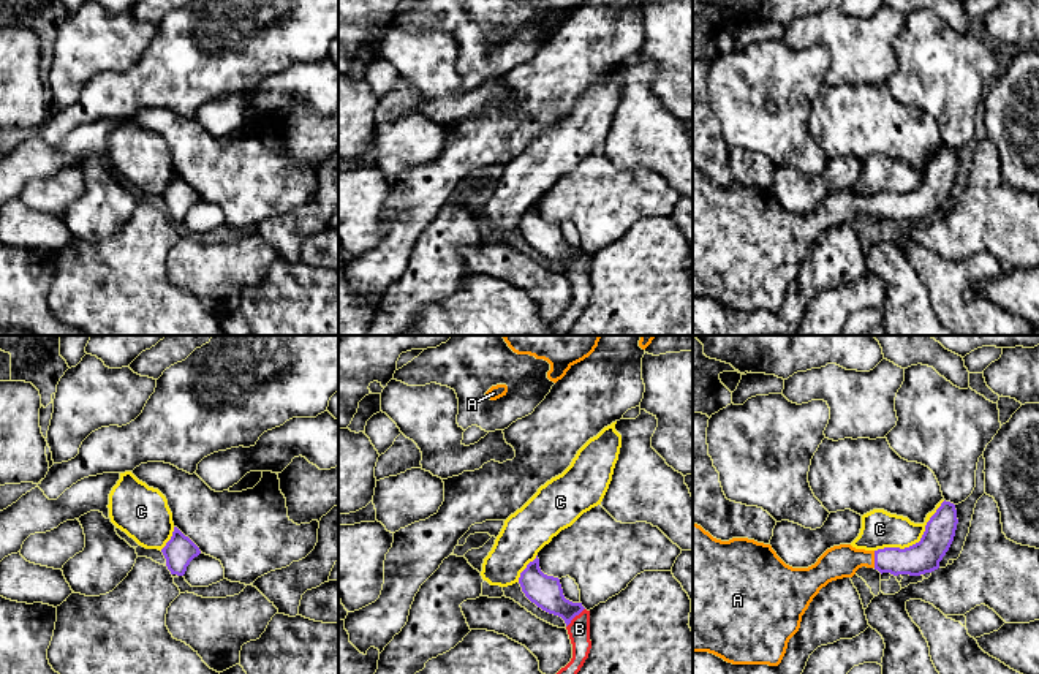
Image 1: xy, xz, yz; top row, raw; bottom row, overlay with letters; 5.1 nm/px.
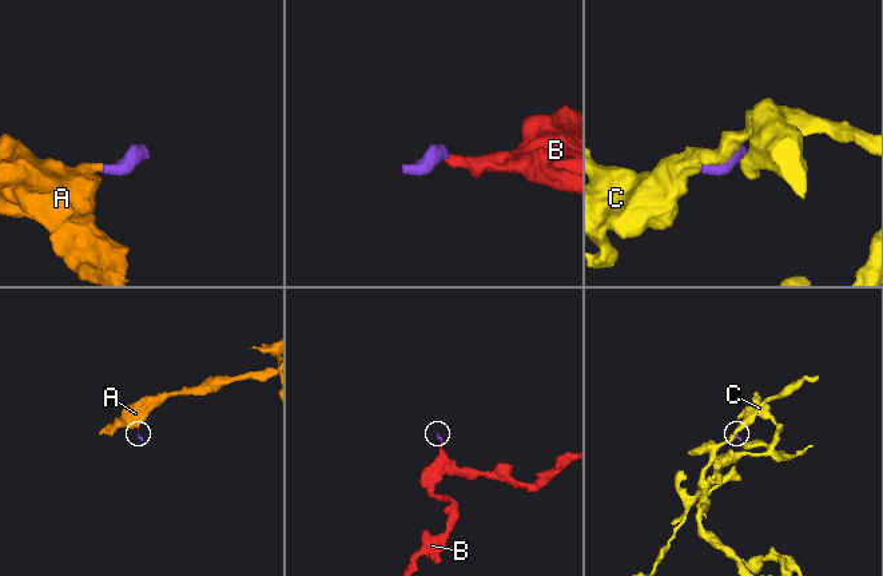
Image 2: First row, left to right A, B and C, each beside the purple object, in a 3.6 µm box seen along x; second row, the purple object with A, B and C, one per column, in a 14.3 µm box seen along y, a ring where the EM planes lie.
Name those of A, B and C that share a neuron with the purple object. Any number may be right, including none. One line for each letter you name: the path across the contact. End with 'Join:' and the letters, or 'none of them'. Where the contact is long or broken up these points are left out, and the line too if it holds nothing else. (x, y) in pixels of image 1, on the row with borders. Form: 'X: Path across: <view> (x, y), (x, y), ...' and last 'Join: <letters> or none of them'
Join: A

